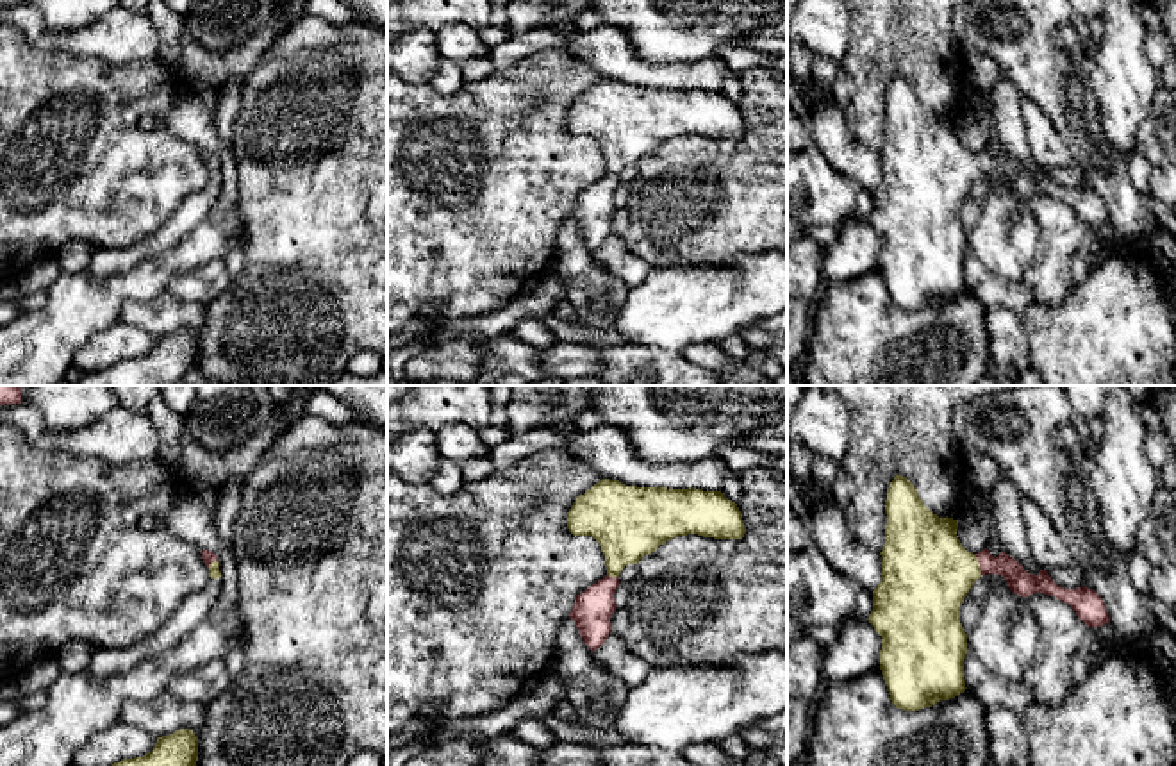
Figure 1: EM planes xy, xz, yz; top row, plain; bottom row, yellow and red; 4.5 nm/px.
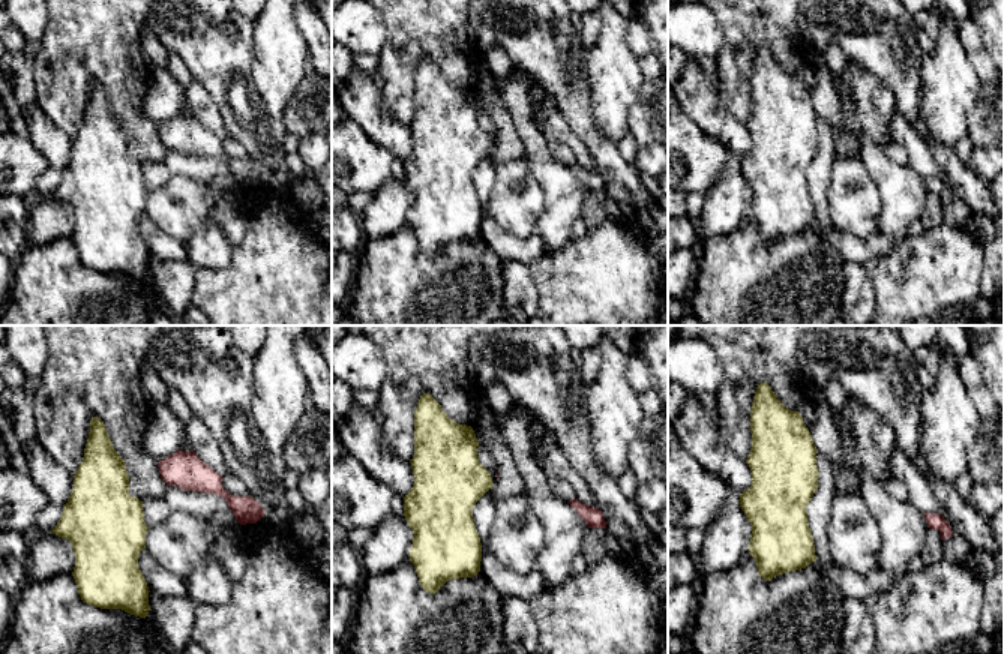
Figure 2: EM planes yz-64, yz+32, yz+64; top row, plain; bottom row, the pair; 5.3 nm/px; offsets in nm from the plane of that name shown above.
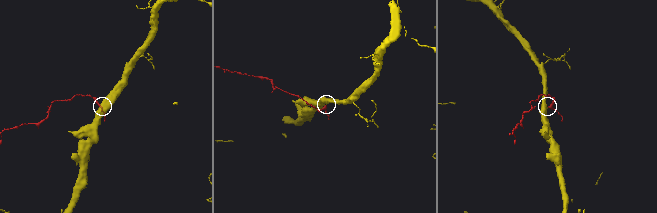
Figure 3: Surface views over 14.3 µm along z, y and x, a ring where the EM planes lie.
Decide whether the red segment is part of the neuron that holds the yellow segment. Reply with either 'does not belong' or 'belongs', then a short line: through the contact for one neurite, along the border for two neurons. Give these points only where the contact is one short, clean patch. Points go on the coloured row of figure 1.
belongs | yz (927, 574), (978, 565), (1003, 565), (1019, 581)

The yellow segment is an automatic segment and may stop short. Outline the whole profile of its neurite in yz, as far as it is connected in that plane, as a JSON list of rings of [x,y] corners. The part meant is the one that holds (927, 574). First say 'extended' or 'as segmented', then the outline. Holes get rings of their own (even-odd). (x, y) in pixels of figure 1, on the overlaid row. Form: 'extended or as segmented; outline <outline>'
extended; outline [[[896,475],[885,500],[885,545],[882,555],[882,582],[873,591],[869,623],[882,636],[880,670],[892,704],[903,711],[919,711],[964,693],[964,659],[967,634],[960,623],[960,605],[971,586],[981,575],[1001,575],[1010,591],[1026,598],[1044,593],[1069,604],[1087,627],[1110,623],[1110,614],[1094,589],[1064,589],[1051,580],[1046,570],[1028,573],[1014,557],[1001,552],[994,557],[987,548],[967,552],[958,536],[958,520],[939,518],[919,498],[914,484]]]

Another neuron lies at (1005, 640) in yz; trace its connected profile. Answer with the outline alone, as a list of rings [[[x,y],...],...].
[[[990,593],[967,634],[967,652],[992,675],[1023,682],[1037,655],[1039,637],[1039,623],[1023,596]]]

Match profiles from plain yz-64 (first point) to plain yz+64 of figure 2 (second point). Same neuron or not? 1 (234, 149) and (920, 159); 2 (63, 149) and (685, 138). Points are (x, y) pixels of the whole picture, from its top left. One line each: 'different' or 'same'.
1: different
2: different

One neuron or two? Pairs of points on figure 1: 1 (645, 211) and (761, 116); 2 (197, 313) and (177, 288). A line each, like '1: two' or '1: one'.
1: one
2: two

